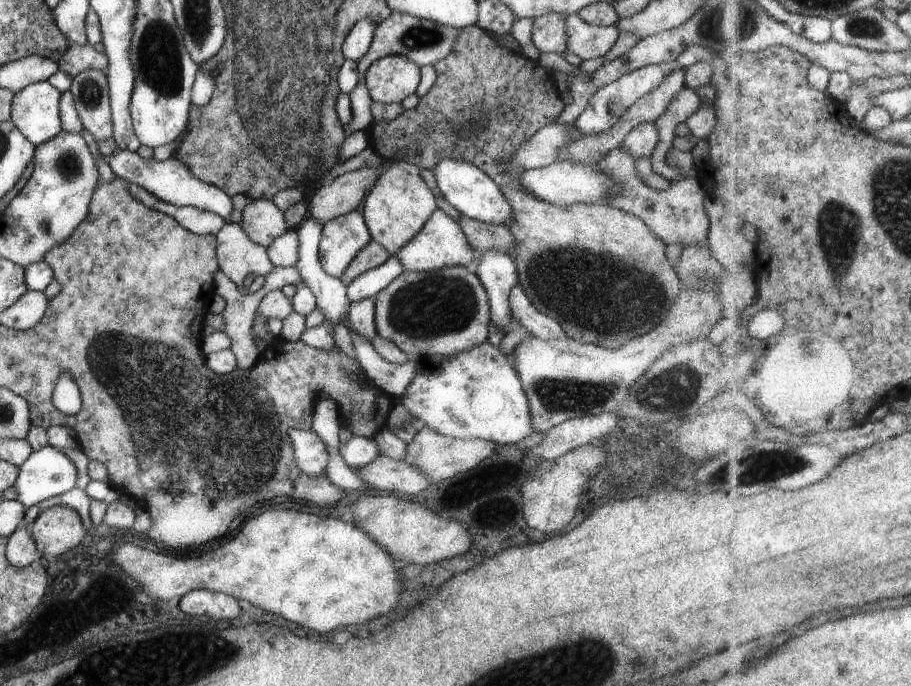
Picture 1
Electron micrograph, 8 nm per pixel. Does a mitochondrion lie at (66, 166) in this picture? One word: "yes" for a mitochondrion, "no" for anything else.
yes

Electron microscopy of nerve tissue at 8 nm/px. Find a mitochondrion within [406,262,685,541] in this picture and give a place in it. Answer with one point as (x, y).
(555, 394)

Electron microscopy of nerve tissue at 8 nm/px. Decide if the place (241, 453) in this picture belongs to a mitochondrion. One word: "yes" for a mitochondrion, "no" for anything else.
yes

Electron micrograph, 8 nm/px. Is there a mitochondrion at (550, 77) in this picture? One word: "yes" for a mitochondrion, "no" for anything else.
no

